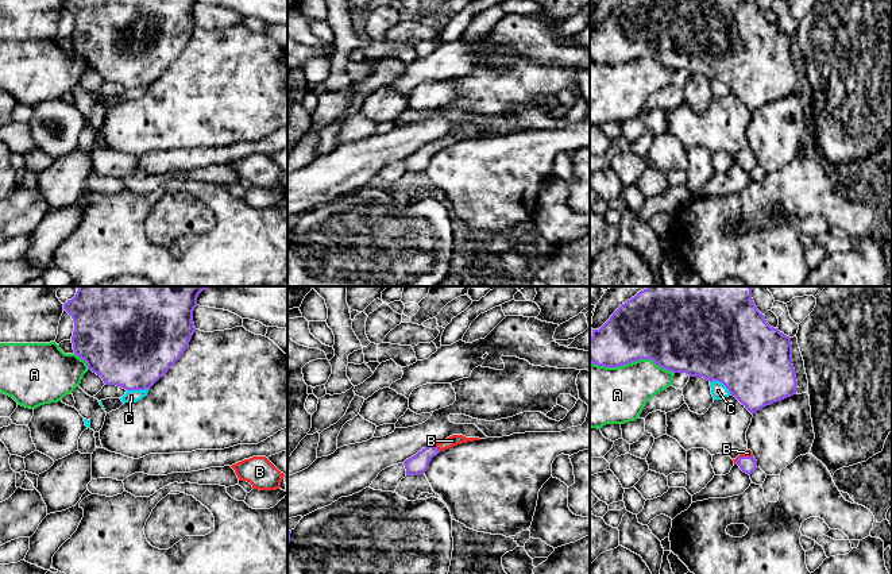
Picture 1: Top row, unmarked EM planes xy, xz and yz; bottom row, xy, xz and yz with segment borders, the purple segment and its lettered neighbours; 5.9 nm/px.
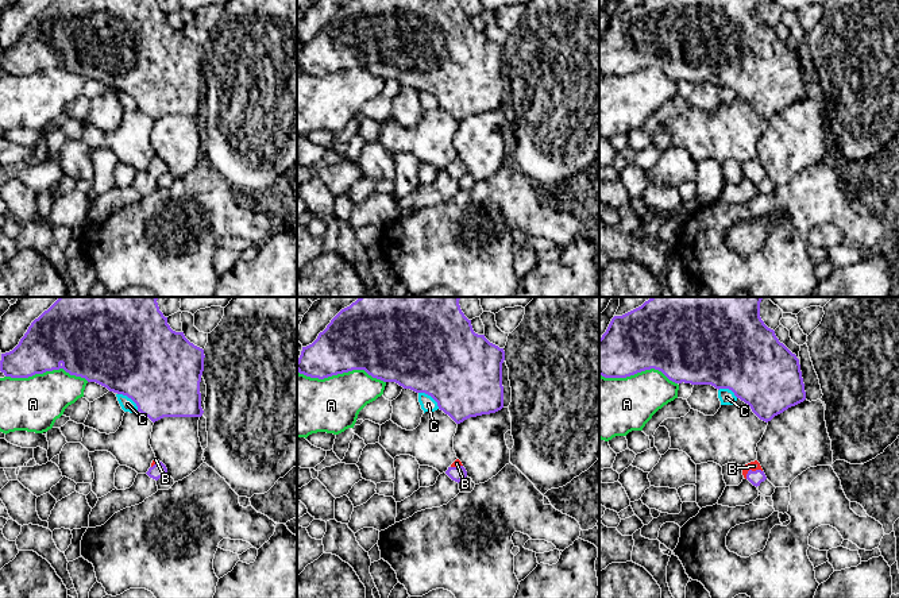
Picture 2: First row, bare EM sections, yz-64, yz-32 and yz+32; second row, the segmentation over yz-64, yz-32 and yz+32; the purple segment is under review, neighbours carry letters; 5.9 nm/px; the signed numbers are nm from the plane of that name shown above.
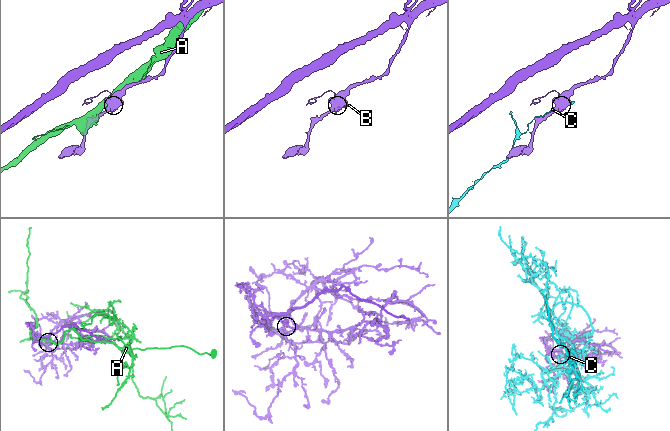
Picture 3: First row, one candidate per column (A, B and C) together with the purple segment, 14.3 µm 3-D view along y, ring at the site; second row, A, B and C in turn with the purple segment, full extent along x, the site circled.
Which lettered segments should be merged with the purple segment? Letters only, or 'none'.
B

